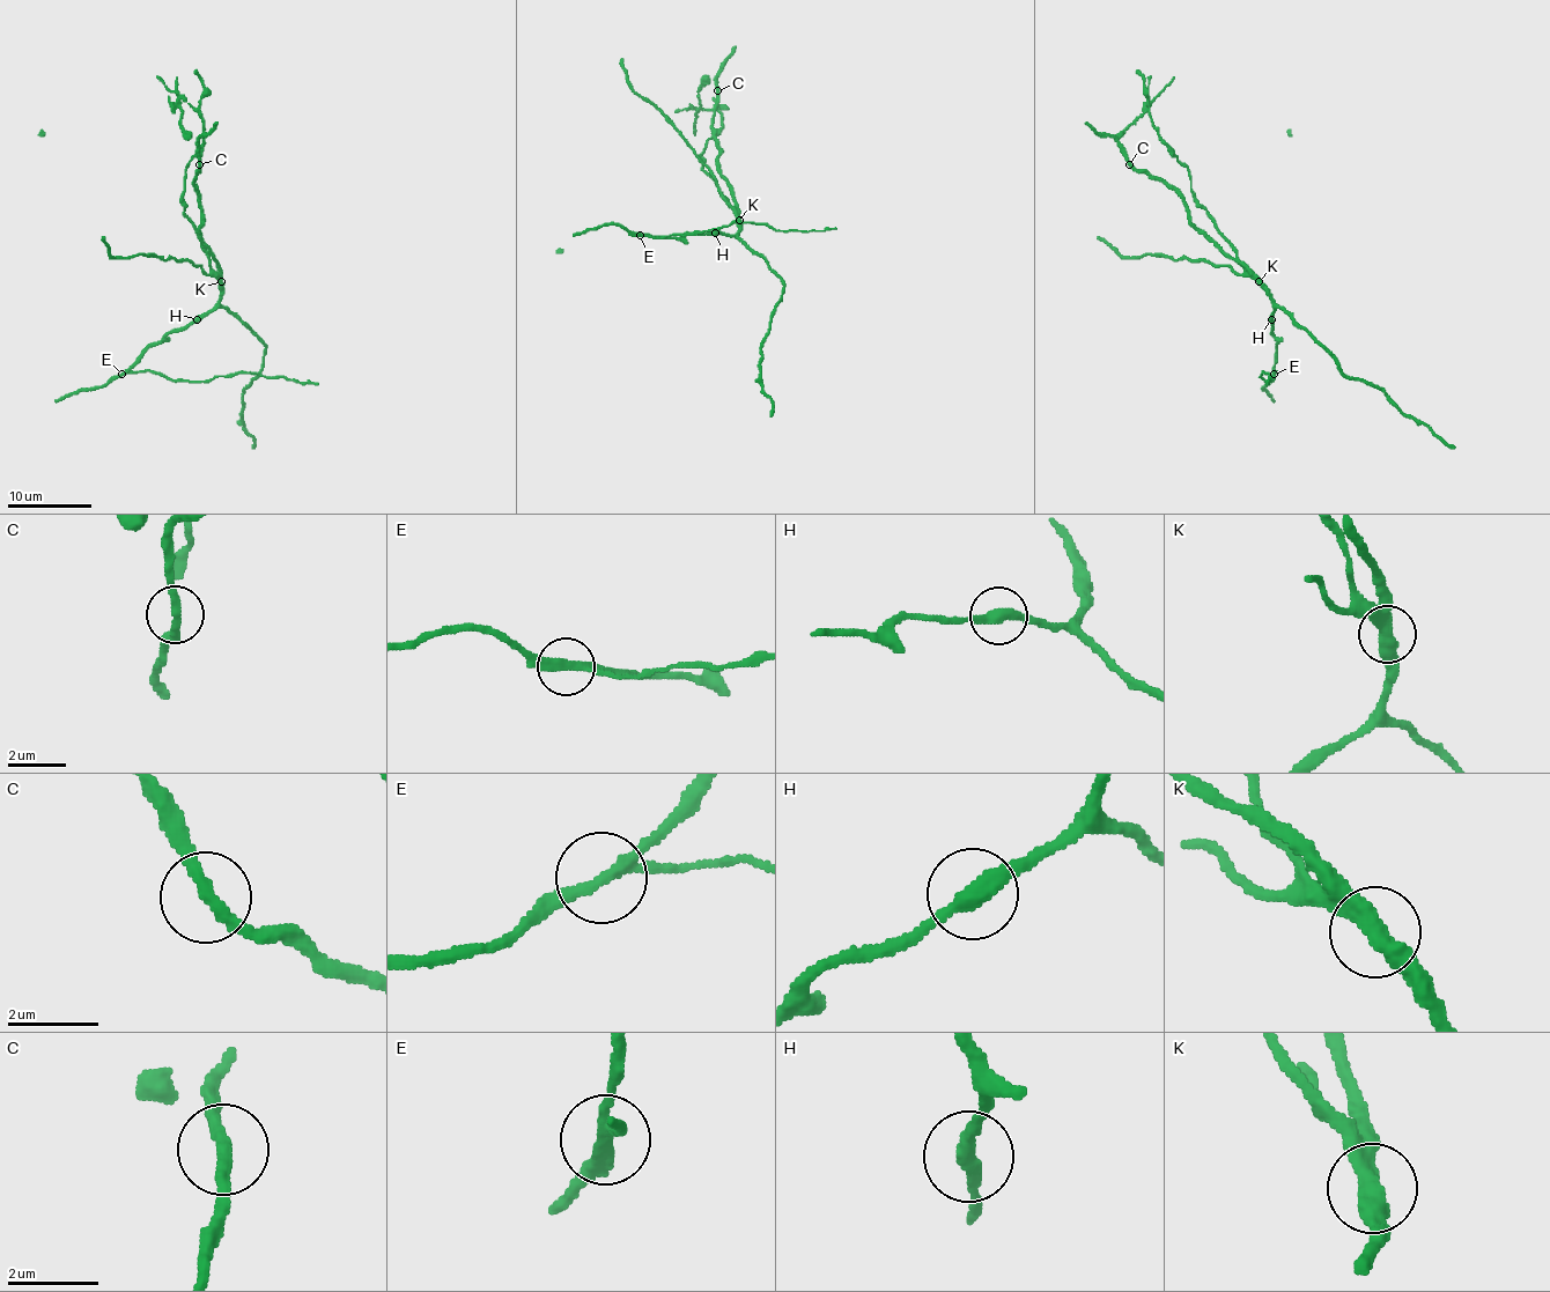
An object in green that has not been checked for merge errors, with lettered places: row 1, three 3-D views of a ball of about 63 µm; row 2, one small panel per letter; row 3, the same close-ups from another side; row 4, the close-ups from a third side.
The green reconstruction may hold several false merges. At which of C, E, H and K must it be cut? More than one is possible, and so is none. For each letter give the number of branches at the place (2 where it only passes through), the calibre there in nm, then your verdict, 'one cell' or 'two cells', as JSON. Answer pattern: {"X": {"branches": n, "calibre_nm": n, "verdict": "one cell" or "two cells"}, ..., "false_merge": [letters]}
{"C": {"branches": 2, "calibre_nm": 280, "verdict": "one cell"}, "E": {"branches": 3, "calibre_nm": 220, "verdict": "two cells"}, "H": {"branches": 2, "calibre_nm": 360, "verdict": "one cell"}, "K": {"branches": 2, "calibre_nm": 480, "verdict": "two cells"}, "false_merge": ["E", "K"]}

